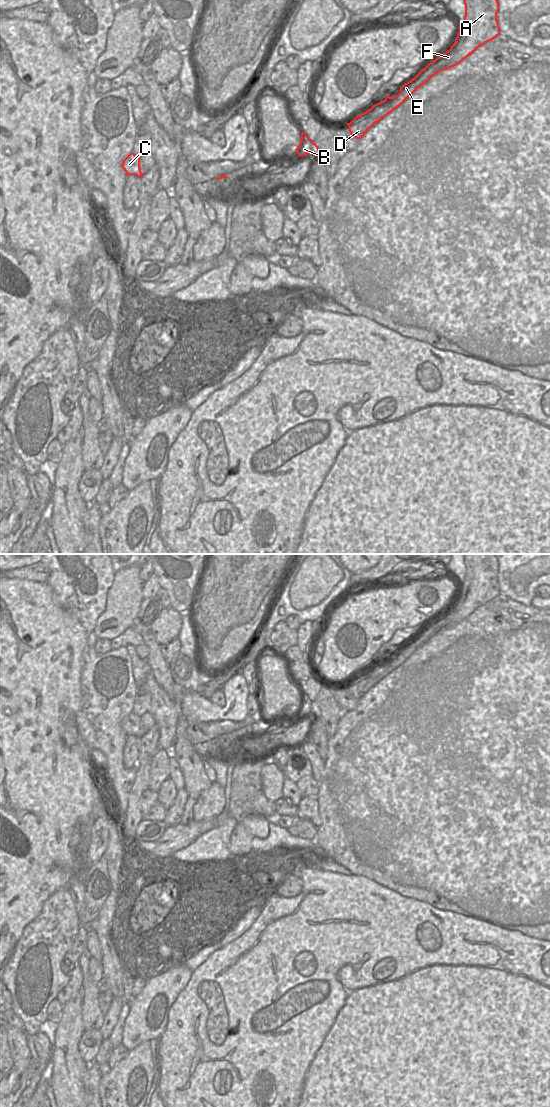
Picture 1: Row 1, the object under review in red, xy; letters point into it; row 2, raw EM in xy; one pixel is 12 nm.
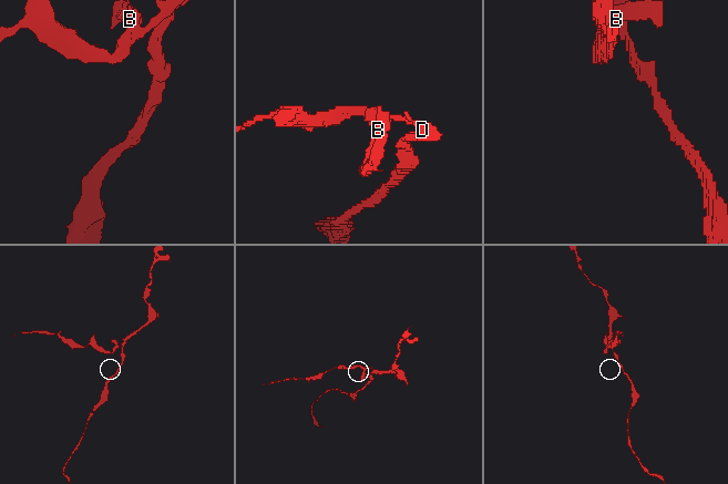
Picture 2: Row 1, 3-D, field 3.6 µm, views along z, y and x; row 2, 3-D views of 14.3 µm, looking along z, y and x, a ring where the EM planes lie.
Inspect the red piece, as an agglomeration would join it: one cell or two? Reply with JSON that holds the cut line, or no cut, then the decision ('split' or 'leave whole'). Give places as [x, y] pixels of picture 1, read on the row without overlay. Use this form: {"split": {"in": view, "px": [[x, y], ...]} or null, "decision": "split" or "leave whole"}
{"split": {"in": "xy", "px": [[377, 679], [356, 680], [353, 684], [350, 682]]}, "decision": "split"}

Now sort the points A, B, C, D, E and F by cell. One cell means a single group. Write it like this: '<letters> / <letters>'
A E F / B C D

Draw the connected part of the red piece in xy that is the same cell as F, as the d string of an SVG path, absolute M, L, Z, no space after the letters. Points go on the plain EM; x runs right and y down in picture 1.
M464 554L464 564L464 581L459 583L459 592L451 608L443 615L437 617L435 620L430 622L425 628L421 629L421 631L413 639L402 645L400 647L400 652L396 656L390 657L386 655L383 661L373 665L373 667L376 669L375 673L367 670L366 672L356 676L351 681L353 685L355 684L355 679L358 682L362 682L370 678L374 678L377 680L377 682L379 682L382 678L384 678L394 669L403 664L409 656L411 656L418 648L425 644L432 636L440 631L450 629L460 624L470 614L475 612L477 608L500 595L500 587L497 580L499 562L494 554Z

